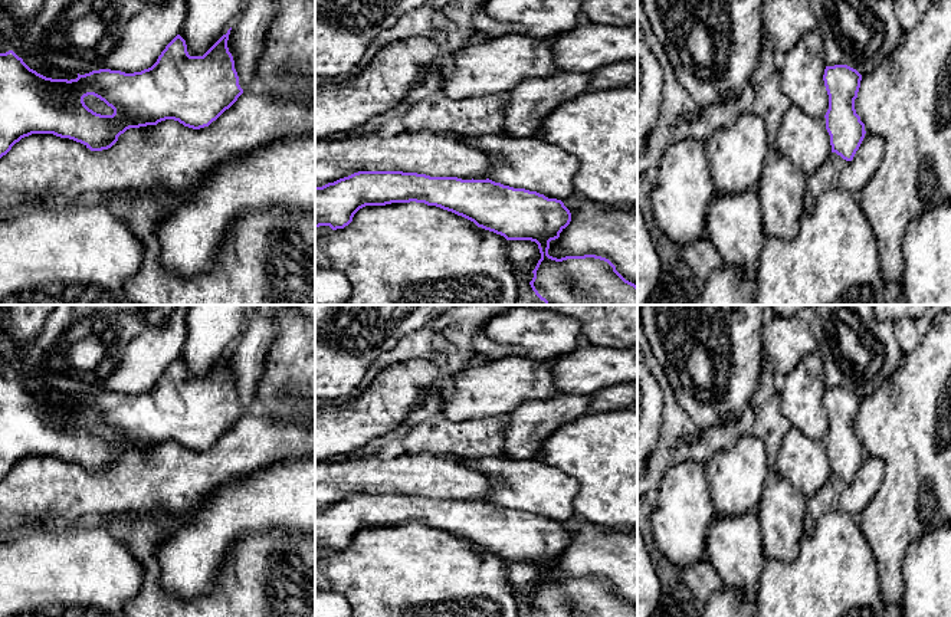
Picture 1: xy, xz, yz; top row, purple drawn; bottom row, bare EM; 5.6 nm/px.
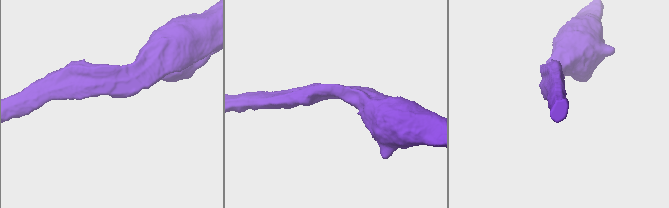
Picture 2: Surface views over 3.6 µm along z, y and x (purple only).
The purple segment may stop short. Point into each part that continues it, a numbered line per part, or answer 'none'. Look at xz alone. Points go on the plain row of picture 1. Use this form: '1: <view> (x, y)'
none

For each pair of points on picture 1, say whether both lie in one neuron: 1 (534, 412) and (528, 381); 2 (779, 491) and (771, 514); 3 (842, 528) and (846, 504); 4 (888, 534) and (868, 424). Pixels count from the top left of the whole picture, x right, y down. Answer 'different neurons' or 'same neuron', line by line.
1: different neurons
2: same neuron
3: different neurons
4: same neuron

